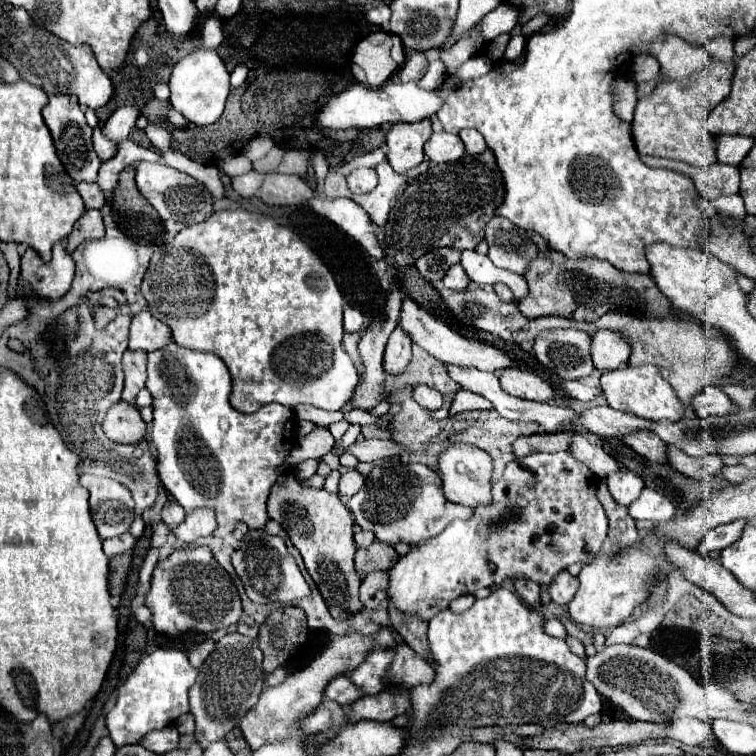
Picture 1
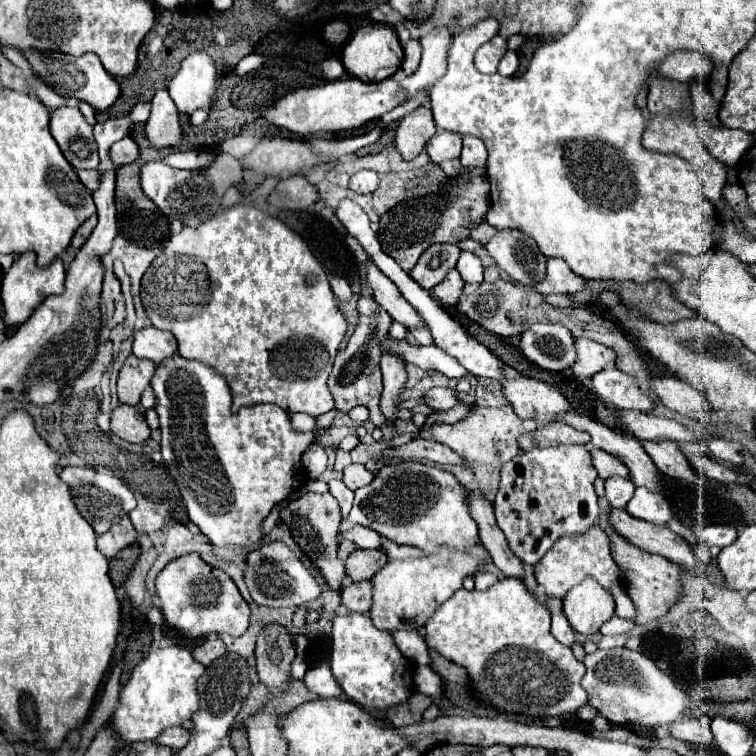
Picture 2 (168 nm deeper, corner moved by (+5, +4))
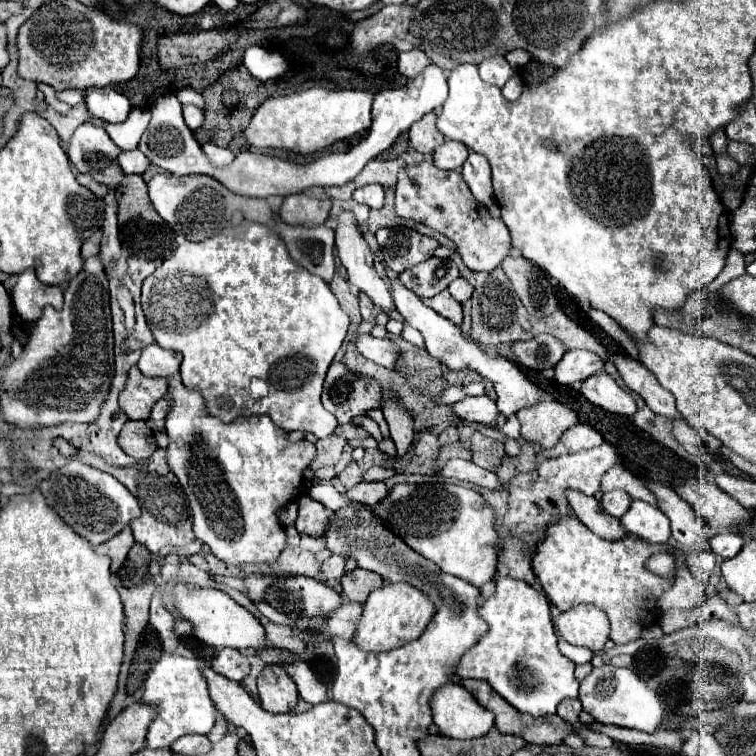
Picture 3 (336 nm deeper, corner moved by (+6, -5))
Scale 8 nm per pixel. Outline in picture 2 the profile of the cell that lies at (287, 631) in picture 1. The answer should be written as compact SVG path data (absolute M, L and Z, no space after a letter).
M278 624L266 626L256 644L256 668L260 682L272 692L286 692L294 656L292 636L286 632L286 628Z

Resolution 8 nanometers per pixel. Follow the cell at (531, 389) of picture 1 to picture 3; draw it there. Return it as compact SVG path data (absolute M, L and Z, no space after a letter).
M543 399L533 407L523 407L517 411L517 419L521 421L521 437L539 443L545 449L553 447L563 431L577 423L575 411L553 399Z

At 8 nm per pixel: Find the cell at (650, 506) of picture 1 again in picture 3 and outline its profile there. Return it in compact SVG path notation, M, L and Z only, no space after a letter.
M633 501L629 511L621 517L621 523L629 533L649 543L665 543L671 537L669 519L661 509L645 501Z

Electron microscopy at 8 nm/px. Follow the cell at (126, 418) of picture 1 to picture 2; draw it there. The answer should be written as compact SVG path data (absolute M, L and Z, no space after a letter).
M118 406L118 410L112 412L112 432L126 442L146 442L150 438L150 428L144 410L140 406Z

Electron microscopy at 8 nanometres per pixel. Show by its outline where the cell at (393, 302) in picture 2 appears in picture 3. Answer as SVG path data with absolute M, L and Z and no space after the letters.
M341 213L335 221L335 245L337 245L337 253L339 253L339 259L341 263L345 265L347 269L347 275L349 275L349 283L357 285L359 291L363 291L375 307L383 309L383 311L393 311L395 309L395 303L393 303L393 297L389 293L389 287L387 283L377 275L375 267L373 267L373 255L369 251L369 245L367 241L363 239L357 223L355 223L355 217L351 213Z

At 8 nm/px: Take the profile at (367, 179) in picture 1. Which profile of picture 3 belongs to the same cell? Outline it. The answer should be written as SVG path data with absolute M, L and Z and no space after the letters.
M367 185L367 187L359 187L355 193L353 193L353 199L357 203L365 203L369 205L371 209L379 209L383 207L383 197L385 197L385 191L381 185Z

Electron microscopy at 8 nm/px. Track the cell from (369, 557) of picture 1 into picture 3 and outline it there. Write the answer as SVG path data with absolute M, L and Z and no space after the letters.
M355 567L351 571L347 571L343 577L341 577L341 585L343 585L343 593L351 599L351 601L357 601L357 603L365 603L365 599L369 597L369 593L377 587L383 585L383 579L373 573L373 571L367 571L367 569L361 569L361 567Z

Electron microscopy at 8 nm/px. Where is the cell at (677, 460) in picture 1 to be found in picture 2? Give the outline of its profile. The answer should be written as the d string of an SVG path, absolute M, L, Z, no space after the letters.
M694 456L690 458L690 462L704 474L708 476L710 480L716 480L716 482L724 482L724 484L736 484L738 482L738 476L732 468L726 468L724 464L712 460L710 456Z

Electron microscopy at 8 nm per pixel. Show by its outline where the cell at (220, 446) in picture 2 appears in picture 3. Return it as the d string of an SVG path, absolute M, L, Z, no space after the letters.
M167 379L169 383L169 413L165 419L165 429L169 435L167 463L175 473L183 493L189 499L193 533L201 543L211 547L211 553L229 563L273 563L281 549L285 547L285 531L277 519L277 511L285 505L297 501L303 491L303 471L315 457L315 445L307 439L291 441L287 431L281 431L267 415L240 417L233 423L223 423L221 419L209 415L201 391L185 387L177 379Z

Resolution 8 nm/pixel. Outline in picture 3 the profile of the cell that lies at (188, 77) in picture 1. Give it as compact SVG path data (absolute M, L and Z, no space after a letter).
M183 105L183 117L185 117L185 123L191 131L201 127L201 123L203 123L203 111L195 105Z

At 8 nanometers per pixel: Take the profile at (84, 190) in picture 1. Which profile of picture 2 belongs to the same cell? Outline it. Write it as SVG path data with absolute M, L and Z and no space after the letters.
M78 170L78 176L90 192L98 190L98 186L100 186L100 172L98 170Z

